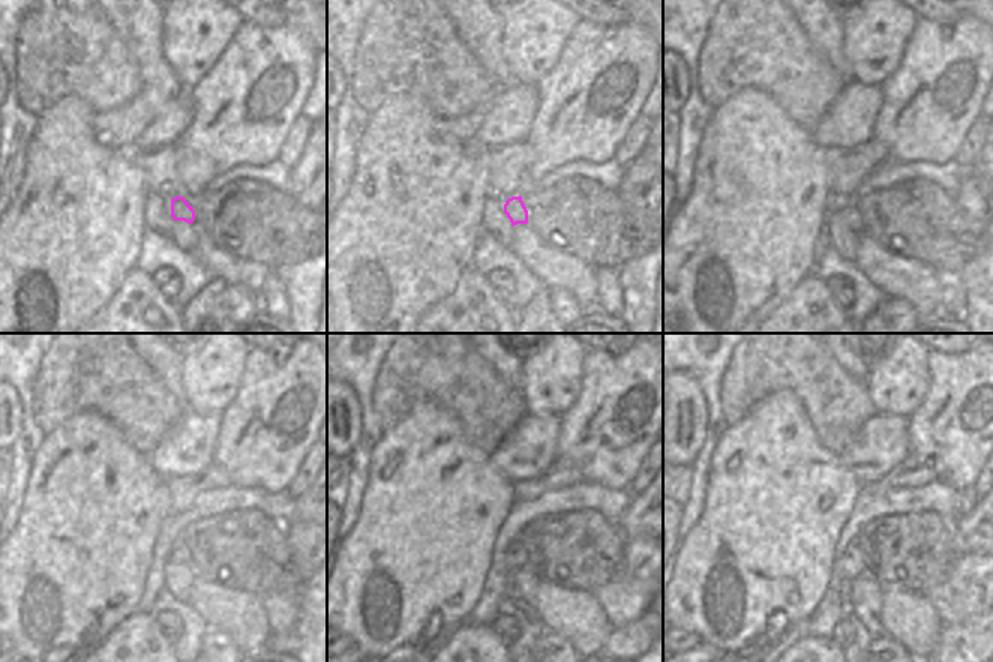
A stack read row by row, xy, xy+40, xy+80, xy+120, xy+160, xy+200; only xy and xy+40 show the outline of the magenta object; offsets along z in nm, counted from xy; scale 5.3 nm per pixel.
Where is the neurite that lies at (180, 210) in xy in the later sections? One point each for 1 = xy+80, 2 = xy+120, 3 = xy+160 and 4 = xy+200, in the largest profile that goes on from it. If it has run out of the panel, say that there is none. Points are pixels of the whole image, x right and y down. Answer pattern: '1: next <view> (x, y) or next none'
1: next xy+80 (848, 209)
2: next xy+120 (155, 583)
3: next xy+160 (495, 584)
4: next xy+200 (834, 607)

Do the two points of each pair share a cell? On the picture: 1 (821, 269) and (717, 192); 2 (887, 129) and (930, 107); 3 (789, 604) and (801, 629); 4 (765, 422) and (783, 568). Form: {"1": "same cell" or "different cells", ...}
{"1": "different cells", "2": "same cell", "3": "different cells", "4": "same cell"}

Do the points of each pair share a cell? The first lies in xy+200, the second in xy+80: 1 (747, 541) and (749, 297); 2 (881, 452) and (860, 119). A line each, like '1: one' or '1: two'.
1: one
2: one

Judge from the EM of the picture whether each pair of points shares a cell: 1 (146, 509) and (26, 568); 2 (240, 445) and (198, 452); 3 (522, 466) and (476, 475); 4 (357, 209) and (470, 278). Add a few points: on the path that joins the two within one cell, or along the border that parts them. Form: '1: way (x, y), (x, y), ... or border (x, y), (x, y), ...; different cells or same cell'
1: way (116, 509), (56, 568); same cell
2: border (222, 416), (218, 425), (212, 463); different cells
3: border (488, 455), (489, 461), (512, 482); different cells
4: border (471, 264), (459, 276), (456, 285), (440, 300); different cells

